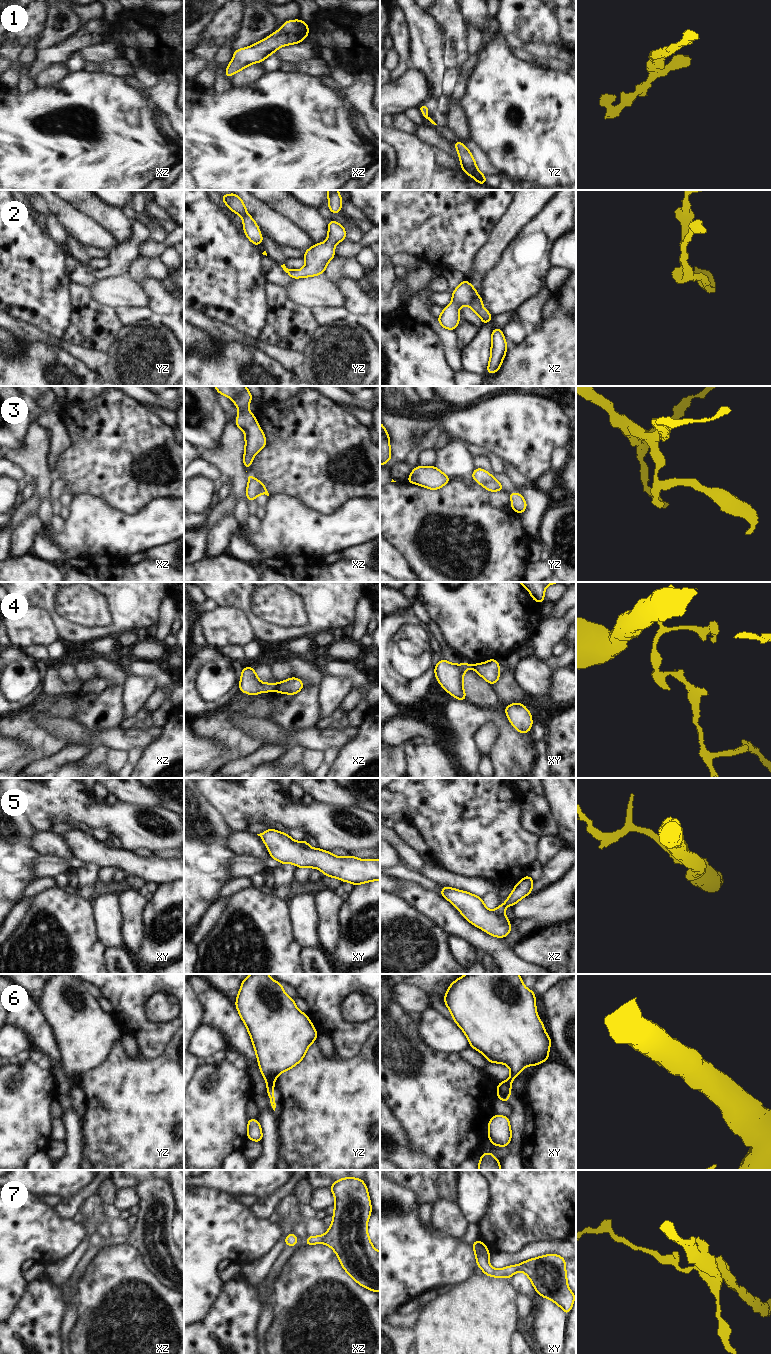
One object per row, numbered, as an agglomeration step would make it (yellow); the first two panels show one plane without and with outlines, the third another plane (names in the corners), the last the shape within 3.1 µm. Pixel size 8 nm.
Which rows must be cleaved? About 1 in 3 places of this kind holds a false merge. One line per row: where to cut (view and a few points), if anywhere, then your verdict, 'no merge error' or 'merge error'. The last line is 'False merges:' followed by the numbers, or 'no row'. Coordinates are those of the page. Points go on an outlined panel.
1: no cut; no merge error
2: no cut; no merge error
3: cut in xz along (253, 477), (249, 481); merge error
4: cut in xz along (275, 684), (273, 690); merge error
5: cut in xz along (494, 911), (504, 916); merge error
6: no cut; no merge error
7: no cut; no merge error
False merges: 3, 4, 5

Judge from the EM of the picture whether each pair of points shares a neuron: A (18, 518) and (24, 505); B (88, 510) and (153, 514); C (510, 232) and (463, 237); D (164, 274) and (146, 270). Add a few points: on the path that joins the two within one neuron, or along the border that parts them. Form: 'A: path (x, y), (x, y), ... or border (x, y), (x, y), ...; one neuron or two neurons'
A: path (20, 515), (24, 508); one neuron
B: path (104, 526), (137, 526); one neuron
C: border (502, 214), (486, 242), (475, 253); two neurons
D: path (160, 272), (150, 270); one neuron

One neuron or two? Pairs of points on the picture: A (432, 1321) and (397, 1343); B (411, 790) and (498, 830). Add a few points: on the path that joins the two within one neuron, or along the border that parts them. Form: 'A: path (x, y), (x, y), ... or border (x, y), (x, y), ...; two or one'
A: border (411, 1328), (414, 1334), (413, 1343); two
B: path (433, 790), (454, 790), (476, 812); one

